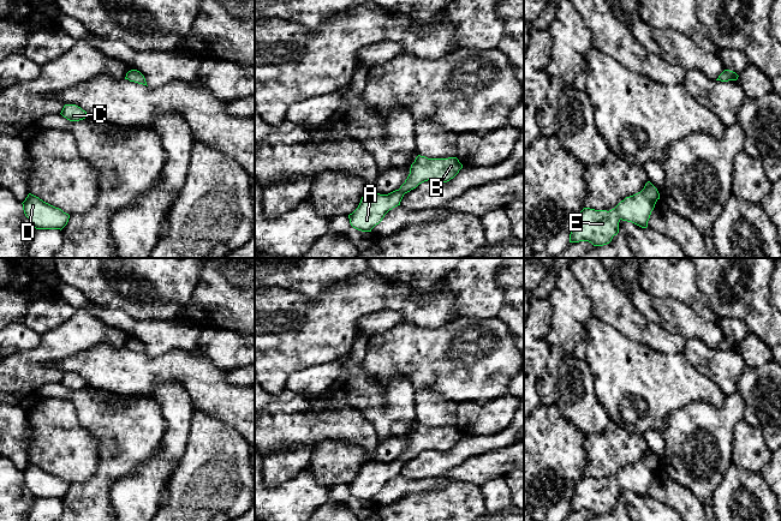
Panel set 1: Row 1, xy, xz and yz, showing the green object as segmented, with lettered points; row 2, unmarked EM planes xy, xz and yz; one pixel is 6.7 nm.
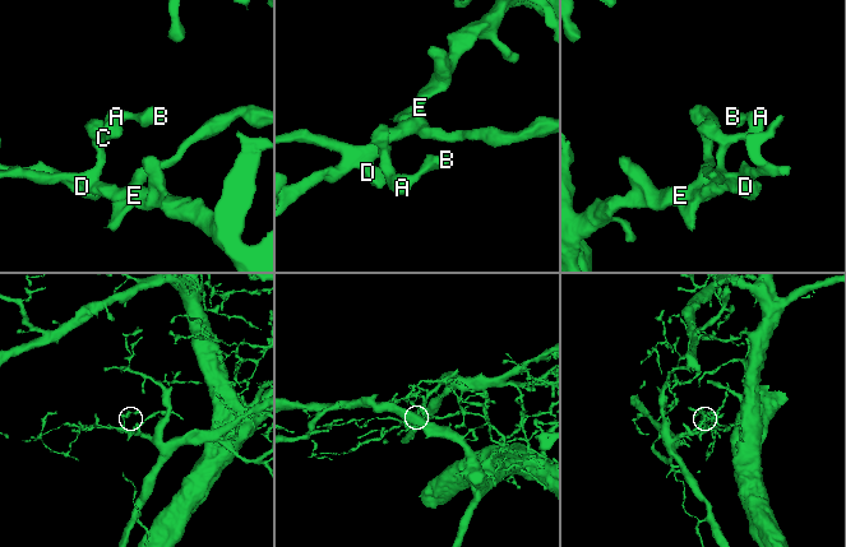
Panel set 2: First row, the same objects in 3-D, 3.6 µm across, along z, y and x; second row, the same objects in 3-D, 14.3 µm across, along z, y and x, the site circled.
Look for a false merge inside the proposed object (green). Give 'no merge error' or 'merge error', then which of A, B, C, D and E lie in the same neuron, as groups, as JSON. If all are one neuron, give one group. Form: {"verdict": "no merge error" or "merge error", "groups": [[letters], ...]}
{"verdict": "no merge error", "groups": [["A", "B", "C", "D", "E"]]}

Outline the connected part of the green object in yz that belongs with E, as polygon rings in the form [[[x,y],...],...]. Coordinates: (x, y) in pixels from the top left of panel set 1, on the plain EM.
[[[648,450],[640,461],[626,466],[609,480],[584,477],[576,487],[570,511],[589,510],[594,515],[607,514],[619,502],[621,489],[646,497],[658,468],[657,457]]]

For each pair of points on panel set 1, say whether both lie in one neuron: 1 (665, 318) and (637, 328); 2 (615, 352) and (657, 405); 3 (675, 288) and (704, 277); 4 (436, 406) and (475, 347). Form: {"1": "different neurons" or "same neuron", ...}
{"1": "different neurons", "2": "same neuron", "3": "different neurons", "4": "different neurons"}

